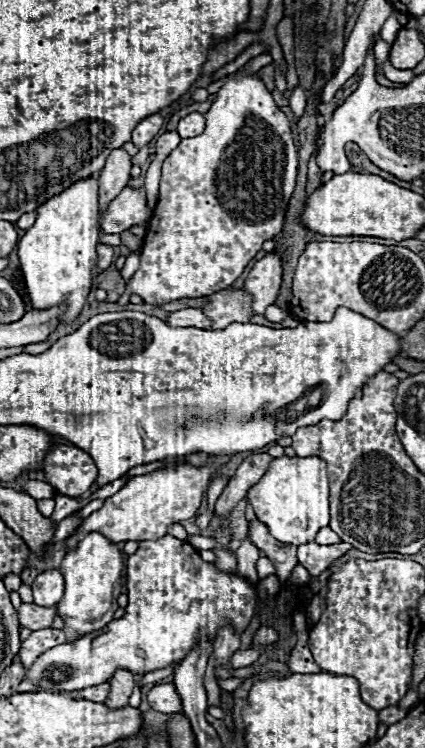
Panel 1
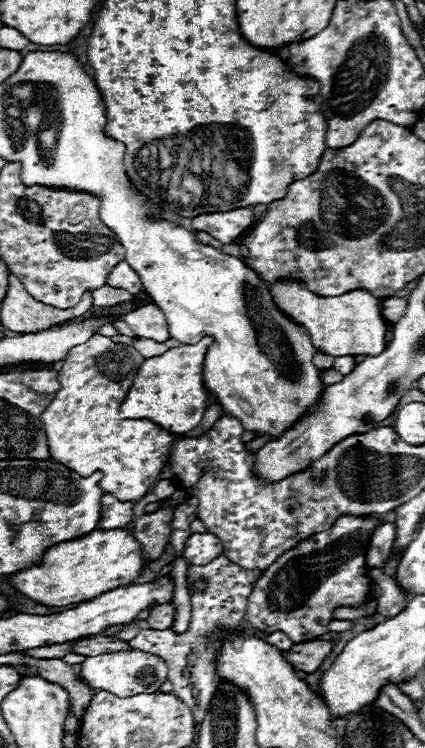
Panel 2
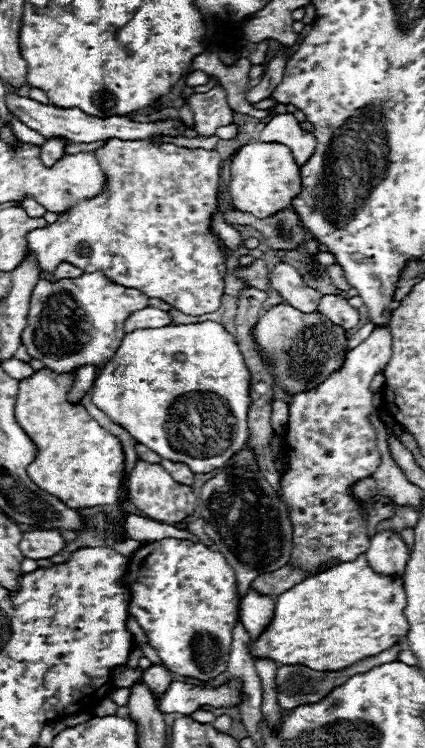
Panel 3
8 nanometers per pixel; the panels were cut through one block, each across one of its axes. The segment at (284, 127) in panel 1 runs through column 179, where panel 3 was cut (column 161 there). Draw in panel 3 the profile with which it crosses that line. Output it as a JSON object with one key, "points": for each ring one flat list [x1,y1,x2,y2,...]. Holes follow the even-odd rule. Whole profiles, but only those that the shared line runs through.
{"points":[[110,138,102,148,94,150,94,156,108,176,106,192,60,214,54,224,26,234,28,252,34,252,40,276,52,280,52,270,60,262,70,262,84,272,100,270,108,280,144,290,148,298,160,298,190,316,218,310,224,294,226,256,212,236,210,218,220,192,220,154,204,148,190,150,176,144,152,146,140,140]]}

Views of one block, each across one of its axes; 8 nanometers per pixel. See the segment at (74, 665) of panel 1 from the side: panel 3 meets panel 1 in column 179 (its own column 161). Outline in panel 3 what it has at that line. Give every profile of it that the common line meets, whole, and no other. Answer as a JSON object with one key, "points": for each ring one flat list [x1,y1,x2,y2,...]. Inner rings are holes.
{"points":[[162,538,138,548,128,564,128,574,124,574,124,586,132,594,132,606,128,608,142,626,148,644,158,652,162,664,178,676,186,676,206,684,218,674,226,672,230,644,232,644,232,626,238,620,240,600,236,596,236,578,234,570,228,566,226,558,220,552,210,550,200,542]]}

